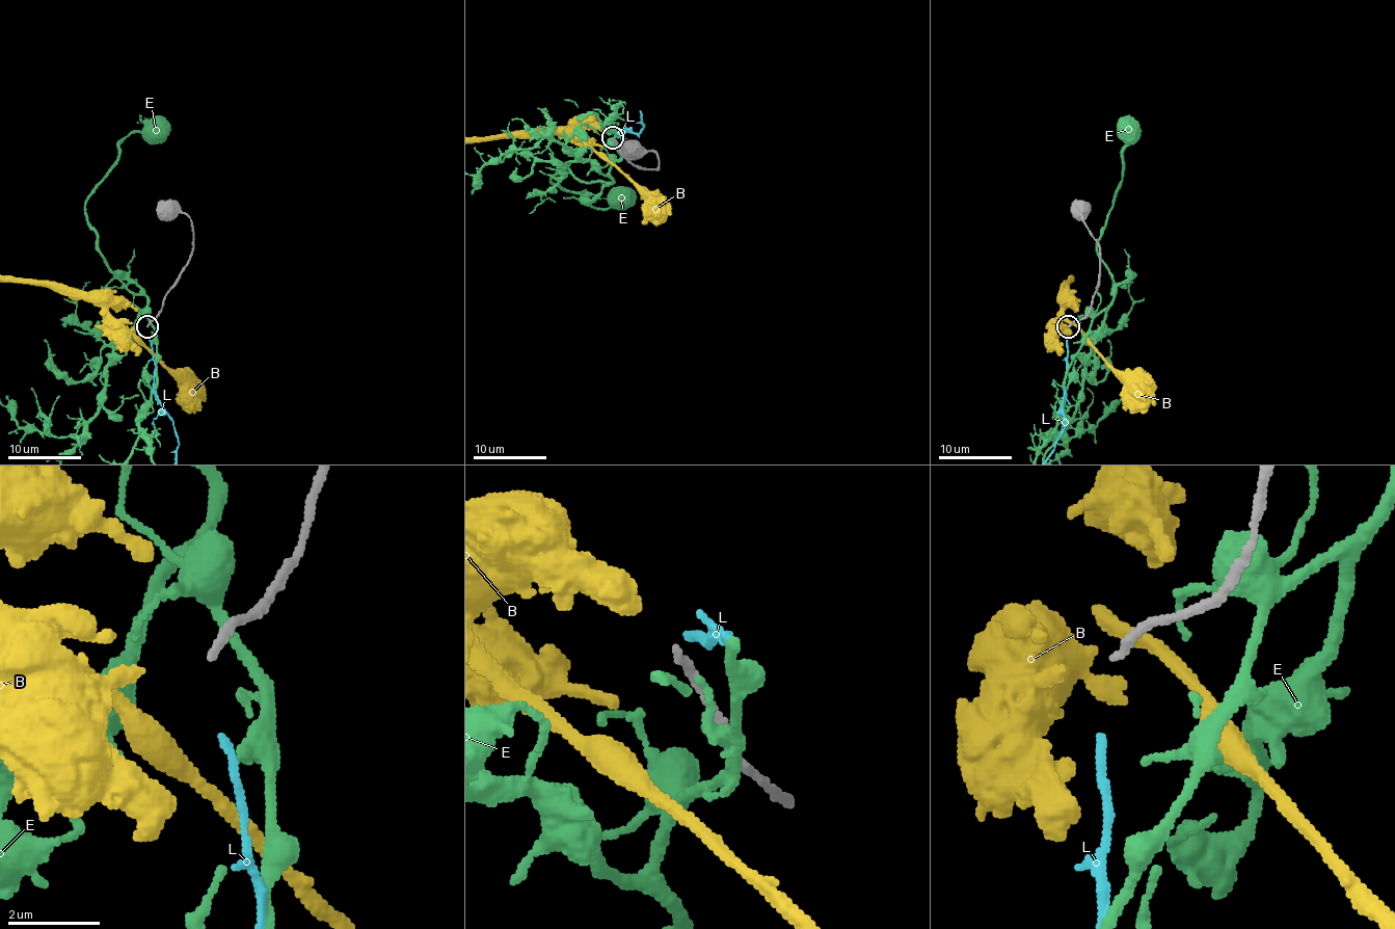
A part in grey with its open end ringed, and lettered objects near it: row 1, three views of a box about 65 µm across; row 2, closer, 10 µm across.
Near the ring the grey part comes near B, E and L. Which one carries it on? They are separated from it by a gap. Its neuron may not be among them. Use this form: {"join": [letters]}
{"join": ["L"]}

